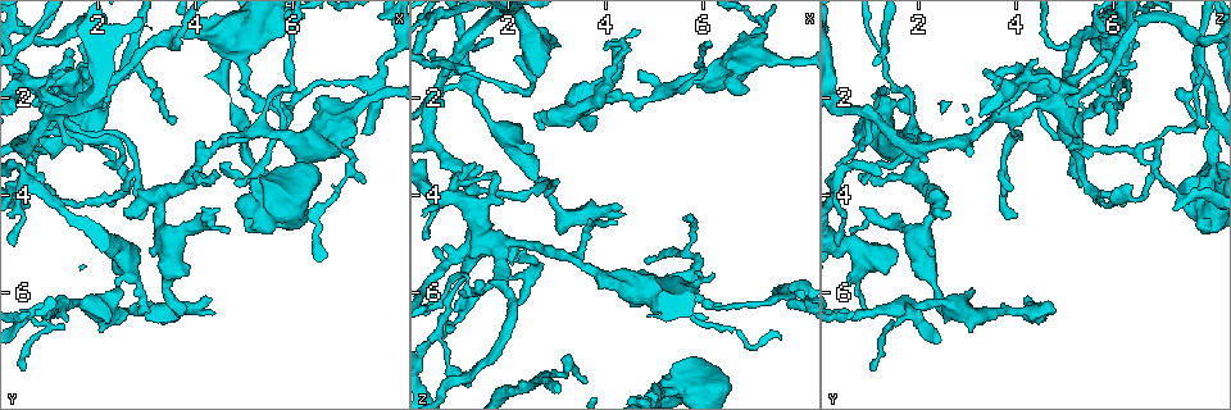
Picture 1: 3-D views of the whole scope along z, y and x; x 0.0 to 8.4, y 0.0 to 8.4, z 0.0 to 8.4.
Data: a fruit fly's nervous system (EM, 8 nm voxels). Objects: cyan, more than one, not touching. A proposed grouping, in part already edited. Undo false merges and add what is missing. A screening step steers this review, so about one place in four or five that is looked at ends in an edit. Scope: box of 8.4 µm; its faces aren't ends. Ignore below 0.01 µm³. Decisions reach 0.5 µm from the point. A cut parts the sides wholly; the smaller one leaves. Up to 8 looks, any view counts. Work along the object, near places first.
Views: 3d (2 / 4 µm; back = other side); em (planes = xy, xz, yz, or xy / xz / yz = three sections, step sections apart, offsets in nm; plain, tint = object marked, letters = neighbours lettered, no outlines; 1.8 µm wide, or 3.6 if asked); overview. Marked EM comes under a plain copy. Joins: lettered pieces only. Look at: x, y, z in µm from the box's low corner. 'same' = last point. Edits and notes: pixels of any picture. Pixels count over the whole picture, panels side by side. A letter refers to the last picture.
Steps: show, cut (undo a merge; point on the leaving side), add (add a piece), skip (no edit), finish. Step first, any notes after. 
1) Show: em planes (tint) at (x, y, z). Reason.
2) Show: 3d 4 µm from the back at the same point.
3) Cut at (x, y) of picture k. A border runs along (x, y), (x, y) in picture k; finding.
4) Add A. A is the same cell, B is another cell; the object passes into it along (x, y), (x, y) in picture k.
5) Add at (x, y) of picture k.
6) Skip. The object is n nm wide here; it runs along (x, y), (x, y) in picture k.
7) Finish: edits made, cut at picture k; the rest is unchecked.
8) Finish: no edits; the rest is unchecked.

Show: em planes (tint) at (4.05, 3.60, 0.95). Thin end.

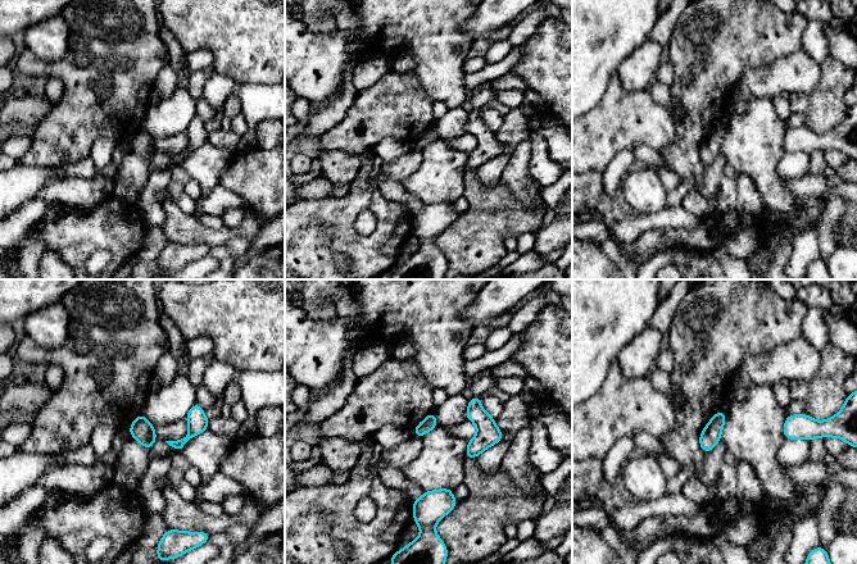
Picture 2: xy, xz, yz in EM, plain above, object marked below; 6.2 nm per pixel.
Show: em planes (letters) at the same point. See the neighbours.

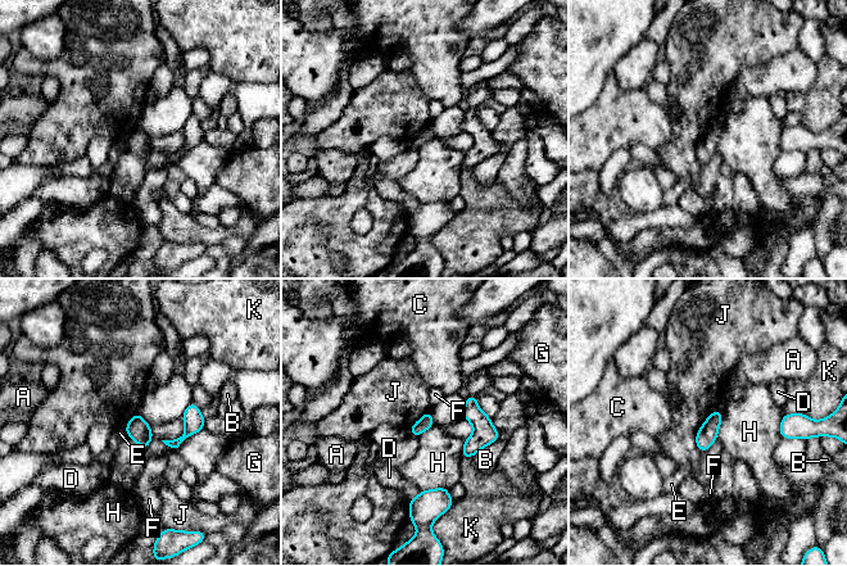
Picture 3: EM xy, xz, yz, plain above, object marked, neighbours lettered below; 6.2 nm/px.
Skip. The object is 90 nm wide here; A, B, C, D, E, F, G, H, J and K are other cells; a border runs along (720, 408), (721, 422), (715, 438) in picture 3; no lettered piece goes on from it.

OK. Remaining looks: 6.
Show: 3d 2 µm at (4.40, 6.40, 4.35). An open end.

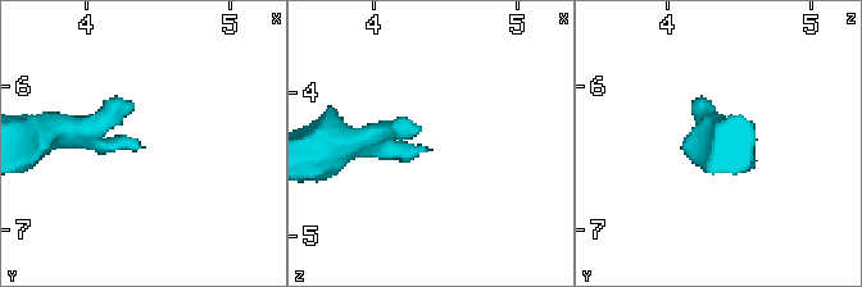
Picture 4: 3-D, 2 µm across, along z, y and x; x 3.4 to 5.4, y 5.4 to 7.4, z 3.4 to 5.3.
Show: em yz step 16 (letters) at (4.38, 6.40, 4.40). Now the EM.

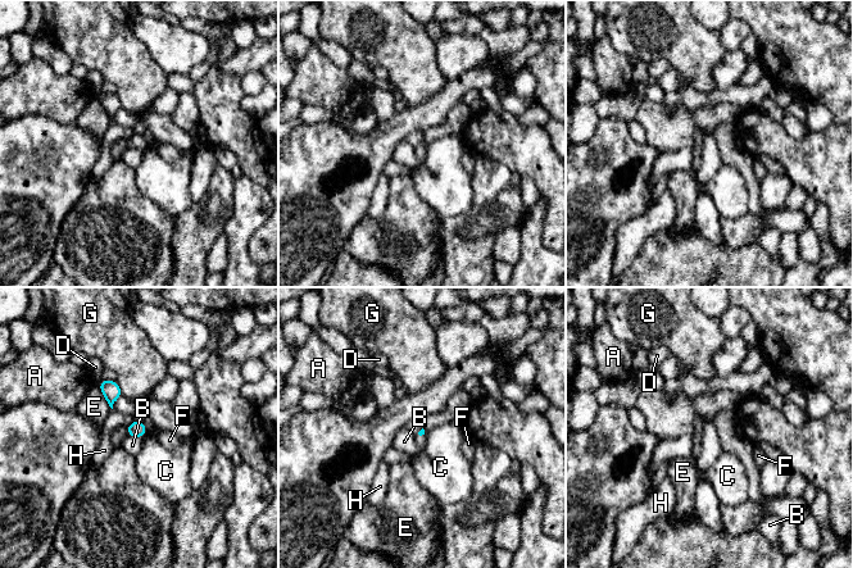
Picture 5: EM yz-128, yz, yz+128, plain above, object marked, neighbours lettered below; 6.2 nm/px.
Skip. A, B, C, D, E, F, G and H are other cells; a border runs along (149, 431), (141, 436) in picture 5; no lettered piece goes on from it.

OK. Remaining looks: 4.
Show: em planes (letters) at (1.65, 1.40, 4.10). Calibre changes.

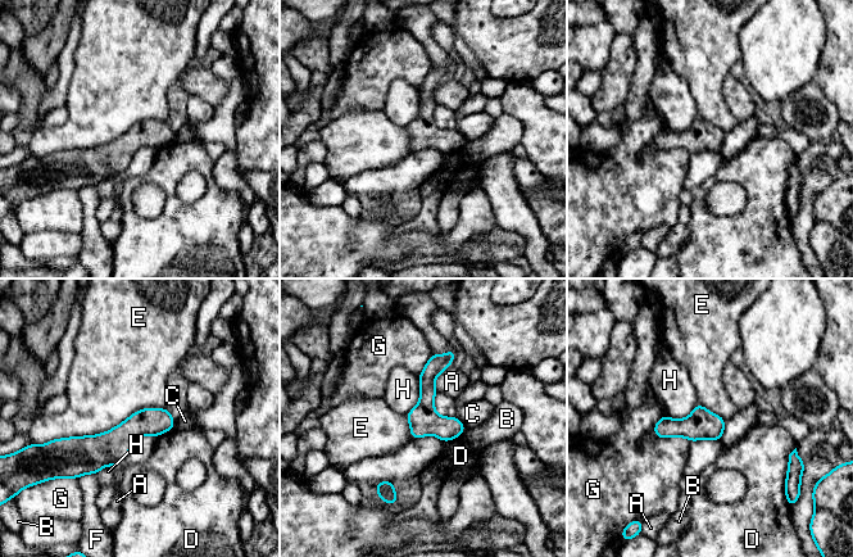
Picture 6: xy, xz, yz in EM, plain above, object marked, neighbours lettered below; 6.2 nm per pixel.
Skip. A, B, C, D, E, F, G and H are other cells; it runs along (171, 421), (62, 442) in picture 6; continuous, no second cell.

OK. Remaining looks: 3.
Finish: no edits; the rest is unchecked.

